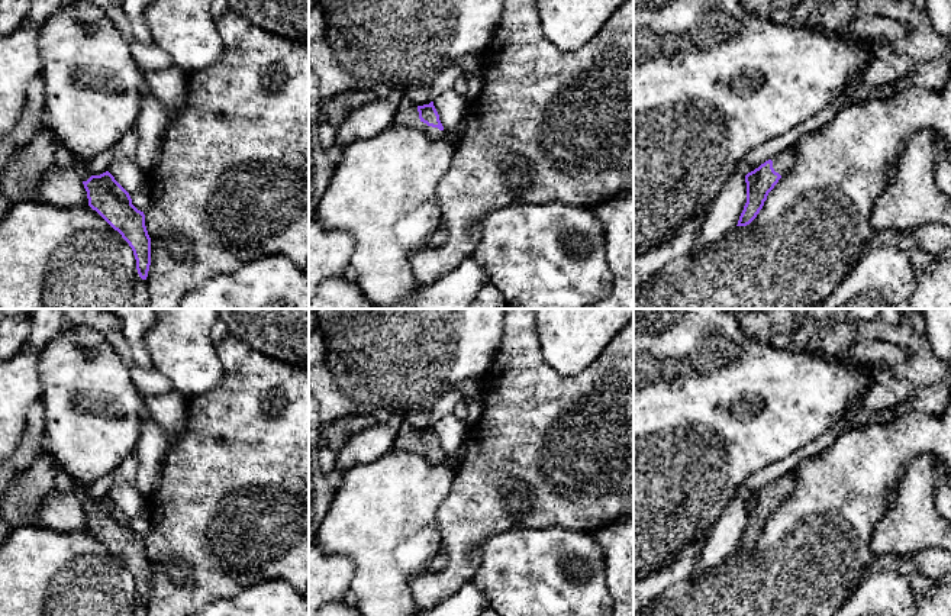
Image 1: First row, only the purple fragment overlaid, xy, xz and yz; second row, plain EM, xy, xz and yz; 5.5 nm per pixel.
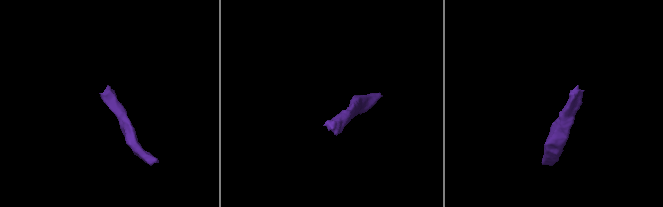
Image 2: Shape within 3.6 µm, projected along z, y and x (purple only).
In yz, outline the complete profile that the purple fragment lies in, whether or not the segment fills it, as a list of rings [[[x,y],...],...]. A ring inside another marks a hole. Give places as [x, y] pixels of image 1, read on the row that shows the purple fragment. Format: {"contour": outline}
{"contour": [[[794,146],[784,149],[745,175],[747,203],[736,226],[747,226],[757,217],[768,193],[790,171],[793,161]]]}

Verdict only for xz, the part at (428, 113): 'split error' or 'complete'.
split error

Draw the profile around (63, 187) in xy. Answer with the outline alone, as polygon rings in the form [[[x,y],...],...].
[[[52,167],[41,180],[39,197],[62,209],[88,206],[87,191],[74,167]]]

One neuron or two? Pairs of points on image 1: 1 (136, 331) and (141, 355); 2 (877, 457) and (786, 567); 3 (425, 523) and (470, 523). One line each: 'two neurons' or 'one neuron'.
1: one neuron
2: one neuron
3: two neurons

